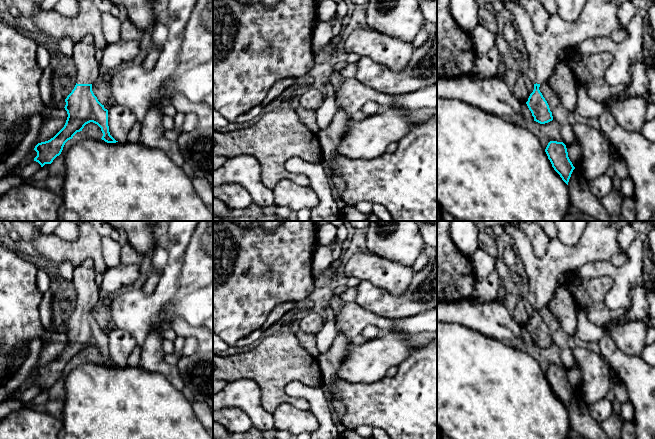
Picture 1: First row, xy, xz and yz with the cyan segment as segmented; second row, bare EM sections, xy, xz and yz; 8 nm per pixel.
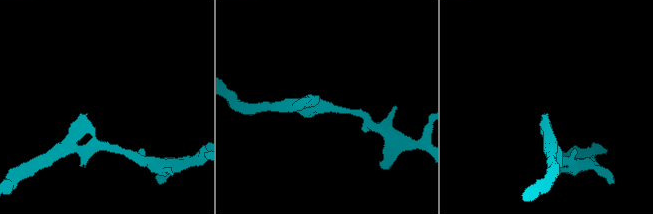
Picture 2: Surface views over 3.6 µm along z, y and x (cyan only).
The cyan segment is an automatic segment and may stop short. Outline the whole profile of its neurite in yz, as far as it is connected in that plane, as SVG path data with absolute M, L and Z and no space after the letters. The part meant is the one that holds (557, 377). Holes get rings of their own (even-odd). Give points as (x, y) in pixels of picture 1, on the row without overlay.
M550 365L545 373L554 394L568 409L569 403L575 391L568 381L566 369L563 366Z

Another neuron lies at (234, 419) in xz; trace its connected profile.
M236 407L213 410L213 422L218 422L226 429L238 433L247 431L252 427L251 419L247 413Z

